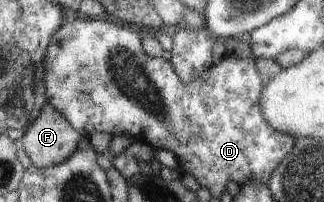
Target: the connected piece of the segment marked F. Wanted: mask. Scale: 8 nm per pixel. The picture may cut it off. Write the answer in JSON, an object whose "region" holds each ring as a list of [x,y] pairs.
{"region":[[[44,103],[18,140],[31,165],[42,169],[68,159],[76,150],[80,135],[56,109]]]}

